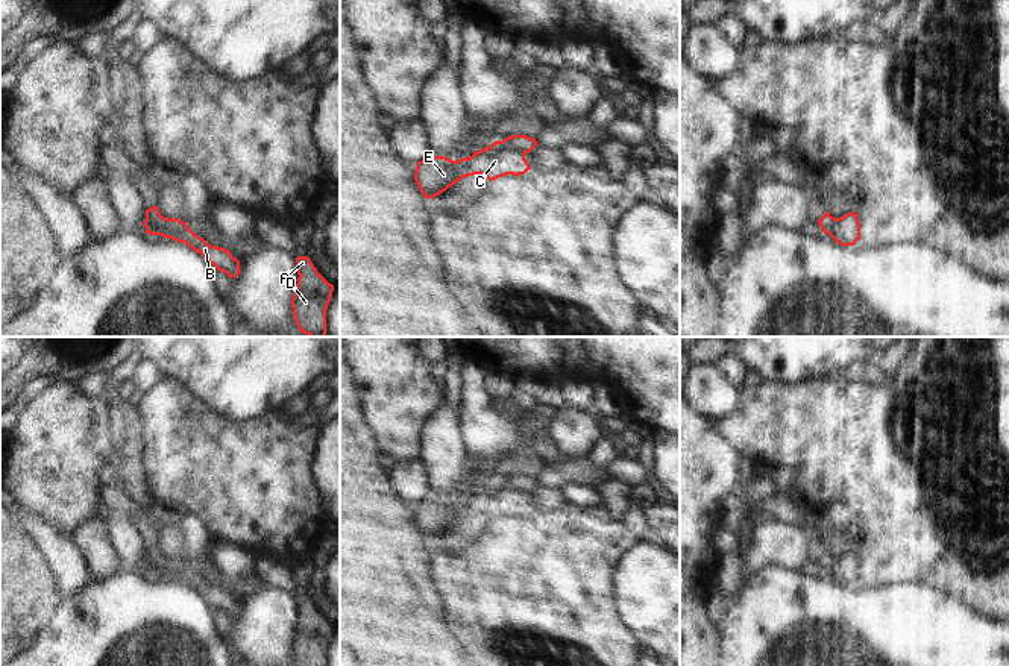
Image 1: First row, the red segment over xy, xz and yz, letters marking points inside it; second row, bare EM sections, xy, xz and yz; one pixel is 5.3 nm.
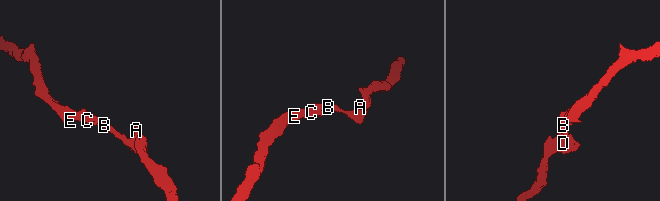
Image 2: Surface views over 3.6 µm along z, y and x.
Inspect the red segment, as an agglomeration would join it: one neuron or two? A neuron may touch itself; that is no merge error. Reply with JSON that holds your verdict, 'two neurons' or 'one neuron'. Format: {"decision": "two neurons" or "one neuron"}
{"decision": "two neurons"}

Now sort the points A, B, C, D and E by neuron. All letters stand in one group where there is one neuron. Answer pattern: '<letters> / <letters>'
A B D / C E

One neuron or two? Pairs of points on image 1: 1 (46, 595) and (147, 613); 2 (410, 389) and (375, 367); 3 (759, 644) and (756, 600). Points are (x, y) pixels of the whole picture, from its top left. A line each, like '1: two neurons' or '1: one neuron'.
1: two neurons
2: one neuron
3: one neuron

